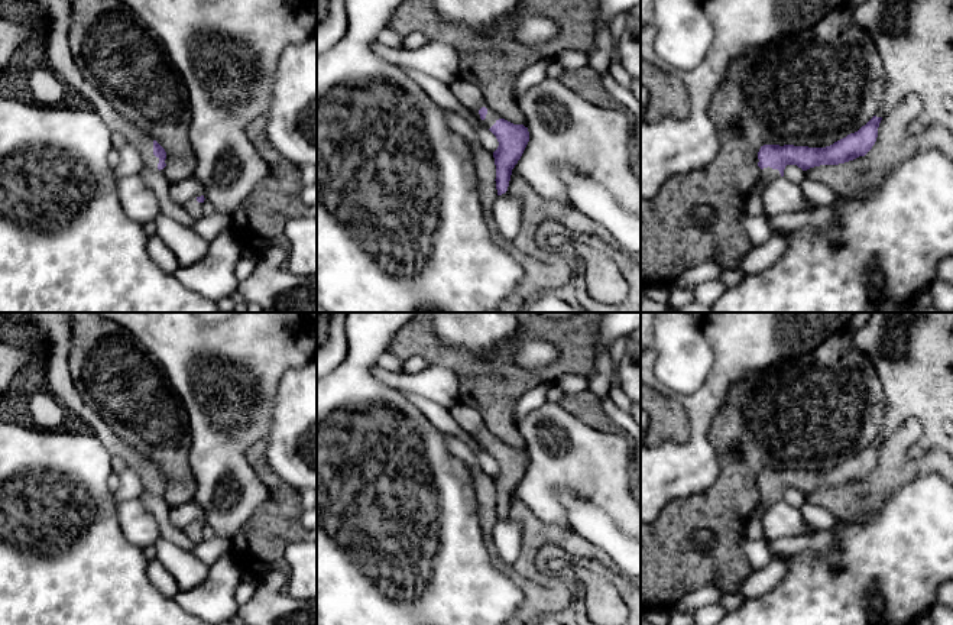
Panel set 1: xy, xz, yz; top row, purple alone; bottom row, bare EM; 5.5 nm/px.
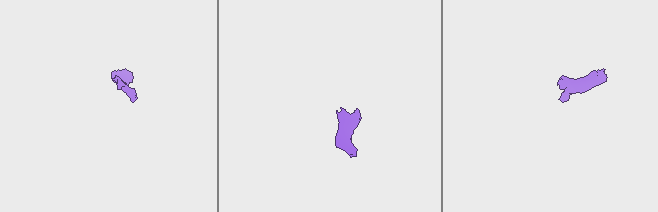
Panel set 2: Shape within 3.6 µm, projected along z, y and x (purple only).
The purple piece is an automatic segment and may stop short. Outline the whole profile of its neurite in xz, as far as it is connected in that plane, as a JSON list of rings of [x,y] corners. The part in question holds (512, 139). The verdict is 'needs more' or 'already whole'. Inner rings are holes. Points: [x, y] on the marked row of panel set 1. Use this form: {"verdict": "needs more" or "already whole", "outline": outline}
{"verdict": "needs more", "outline": [[[487,104],[476,109],[474,113],[499,142],[497,149],[493,152],[493,158],[496,165],[496,190],[497,195],[502,195],[508,191],[512,169],[529,142],[528,127],[502,119],[500,114]]]}

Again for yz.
{"verdict": "needs more", "outline": [[[873,116],[858,132],[834,142],[826,148],[808,148],[794,145],[764,145],[758,152],[761,179],[769,184],[784,177],[787,165],[797,165],[807,171],[820,165],[839,165],[865,156],[876,142],[878,127],[882,117]]]}

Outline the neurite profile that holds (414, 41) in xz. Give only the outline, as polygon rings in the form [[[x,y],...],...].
[[[411,32],[409,35],[405,36],[405,49],[416,51],[430,42],[431,39],[425,33]]]

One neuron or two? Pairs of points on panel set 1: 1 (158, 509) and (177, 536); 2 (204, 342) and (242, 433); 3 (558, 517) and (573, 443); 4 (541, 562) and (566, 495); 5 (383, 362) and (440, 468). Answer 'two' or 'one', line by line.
1: one
2: one
3: one
4: two
5: two

